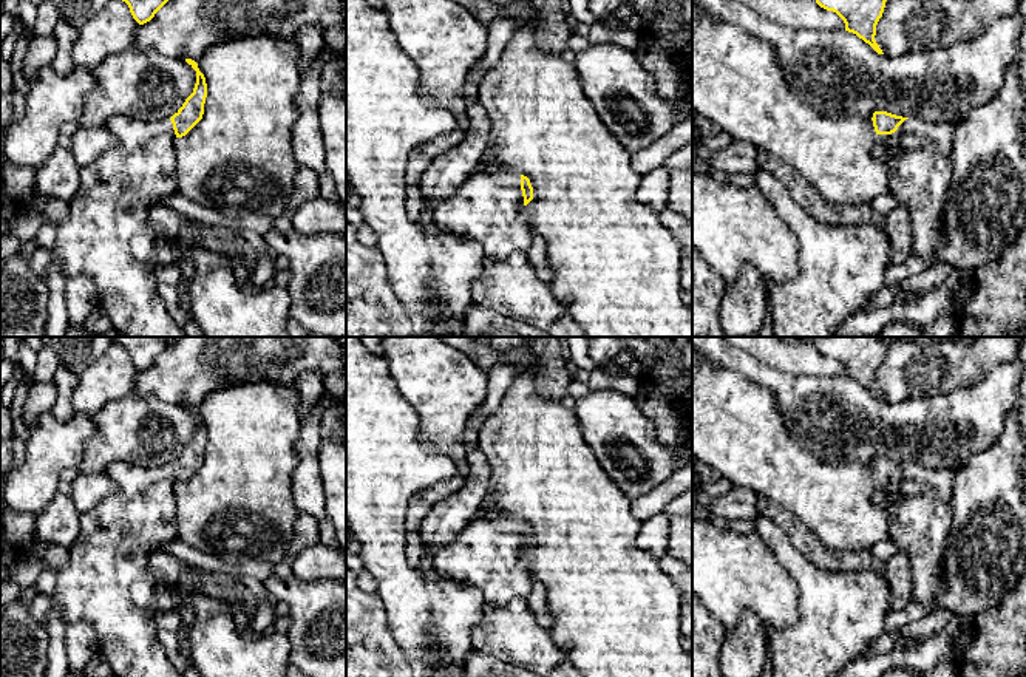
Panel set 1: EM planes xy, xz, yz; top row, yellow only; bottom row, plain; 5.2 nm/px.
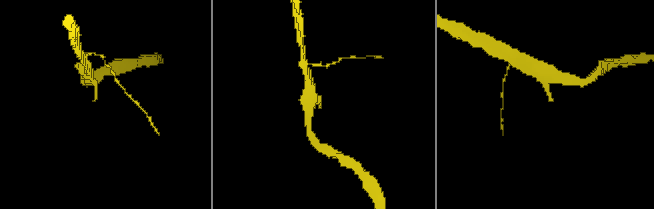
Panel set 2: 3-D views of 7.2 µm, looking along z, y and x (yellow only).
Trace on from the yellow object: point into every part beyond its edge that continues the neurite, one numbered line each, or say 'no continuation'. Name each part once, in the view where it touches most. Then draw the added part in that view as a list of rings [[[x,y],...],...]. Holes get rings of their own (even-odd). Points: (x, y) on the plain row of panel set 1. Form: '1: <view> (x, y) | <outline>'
1: yz (920, 524) | [[[909,464],[895,479],[878,484],[875,499],[890,510],[890,539],[910,560],[912,600],[927,606],[929,614],[943,609],[938,597],[943,592],[944,555],[953,524],[953,471]],[[909,481],[922,482],[926,490],[921,495],[887,495],[890,488],[905,487]]]

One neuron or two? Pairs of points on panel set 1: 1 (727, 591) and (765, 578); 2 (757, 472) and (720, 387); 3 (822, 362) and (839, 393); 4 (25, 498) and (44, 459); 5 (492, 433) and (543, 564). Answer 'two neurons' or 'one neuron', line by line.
1: one neuron
2: one neuron
3: two neurons
4: one neuron
5: one neuron

